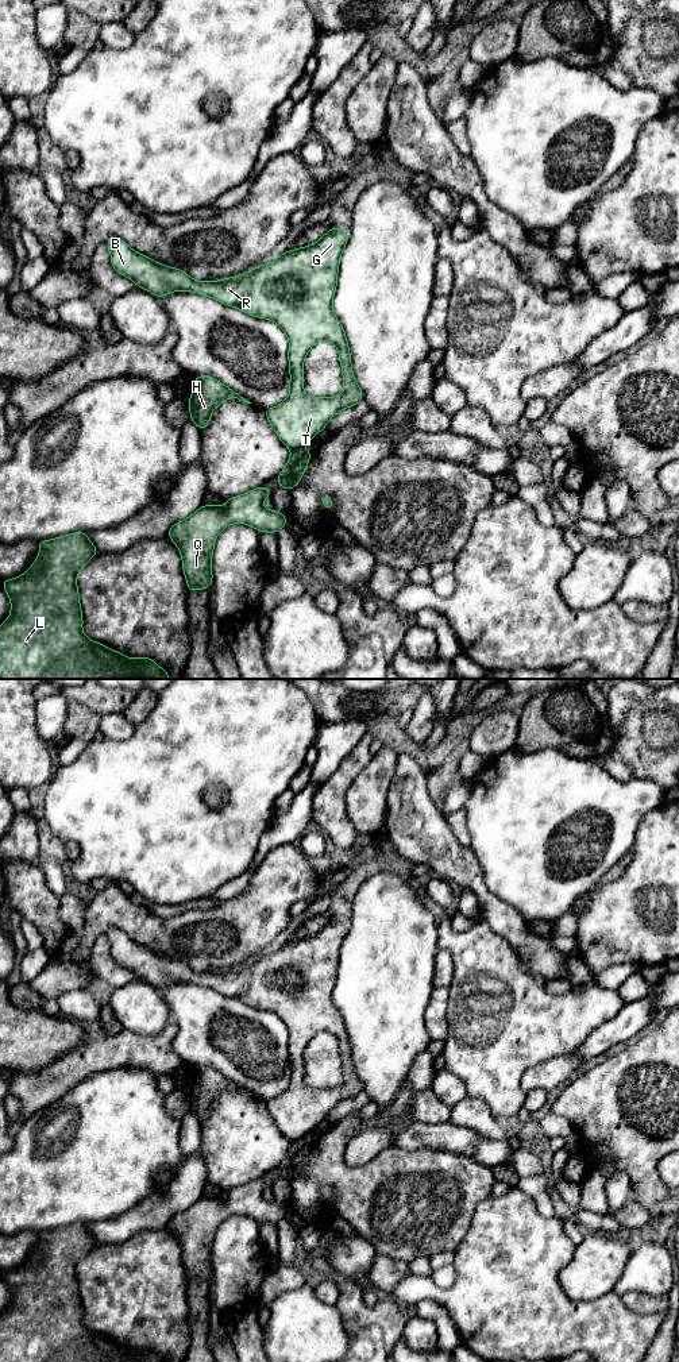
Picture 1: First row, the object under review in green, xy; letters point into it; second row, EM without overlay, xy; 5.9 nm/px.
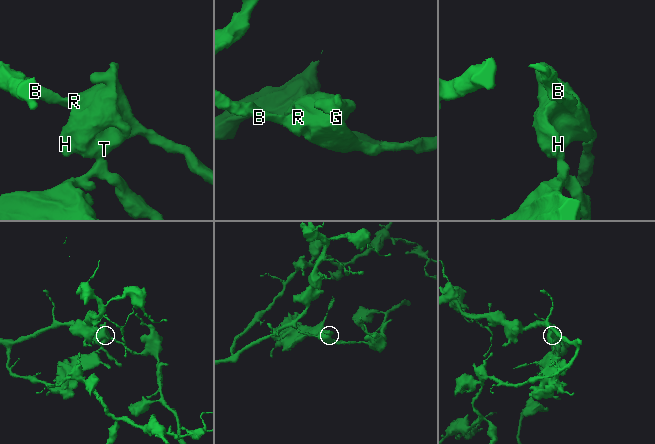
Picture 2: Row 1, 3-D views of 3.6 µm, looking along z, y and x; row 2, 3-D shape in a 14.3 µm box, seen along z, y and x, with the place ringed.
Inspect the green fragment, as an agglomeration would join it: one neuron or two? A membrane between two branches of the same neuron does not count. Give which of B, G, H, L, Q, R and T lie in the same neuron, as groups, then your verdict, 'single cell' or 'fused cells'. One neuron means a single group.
B G H R T / L Q; fused cells

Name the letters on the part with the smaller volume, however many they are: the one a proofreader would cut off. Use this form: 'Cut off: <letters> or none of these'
Cut off: L, Q

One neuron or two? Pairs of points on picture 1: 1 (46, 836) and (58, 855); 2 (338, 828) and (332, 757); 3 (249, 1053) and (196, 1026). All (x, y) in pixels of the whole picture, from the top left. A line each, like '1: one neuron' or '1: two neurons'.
1: one neuron
2: two neurons
3: one neuron

